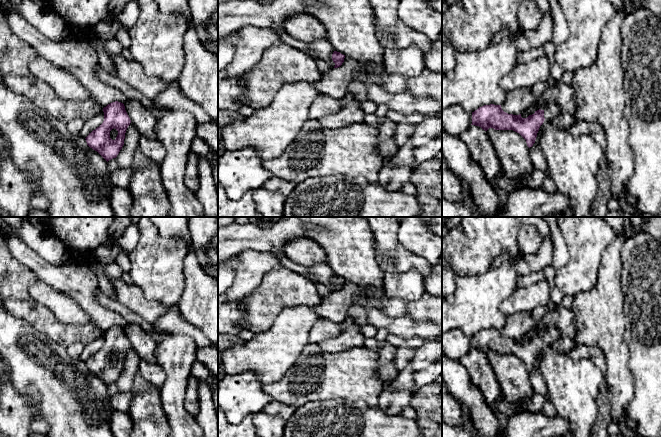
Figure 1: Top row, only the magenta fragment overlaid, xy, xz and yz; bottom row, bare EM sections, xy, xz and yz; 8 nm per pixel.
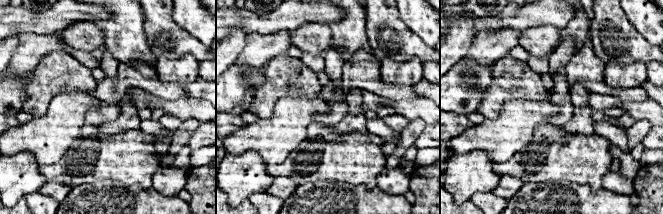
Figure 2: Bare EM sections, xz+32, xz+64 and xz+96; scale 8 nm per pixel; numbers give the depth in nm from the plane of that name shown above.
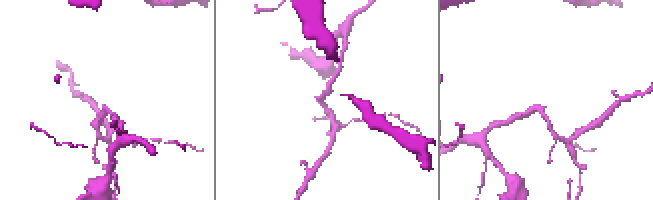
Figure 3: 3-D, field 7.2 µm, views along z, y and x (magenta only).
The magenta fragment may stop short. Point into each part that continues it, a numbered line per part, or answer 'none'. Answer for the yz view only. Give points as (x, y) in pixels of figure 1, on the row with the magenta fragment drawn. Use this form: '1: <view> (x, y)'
1: yz (552, 109)

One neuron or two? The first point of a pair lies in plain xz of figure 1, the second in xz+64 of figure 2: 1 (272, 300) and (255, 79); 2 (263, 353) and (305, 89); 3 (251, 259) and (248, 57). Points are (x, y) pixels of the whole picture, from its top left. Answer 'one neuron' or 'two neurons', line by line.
1: two neurons
2: two neurons
3: one neuron

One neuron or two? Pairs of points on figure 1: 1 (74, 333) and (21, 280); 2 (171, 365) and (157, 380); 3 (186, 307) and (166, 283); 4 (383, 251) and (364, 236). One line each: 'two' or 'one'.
1: one
2: two
3: two
4: two

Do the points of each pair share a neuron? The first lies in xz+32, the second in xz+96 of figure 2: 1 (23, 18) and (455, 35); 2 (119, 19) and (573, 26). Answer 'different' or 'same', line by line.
1: different
2: same

